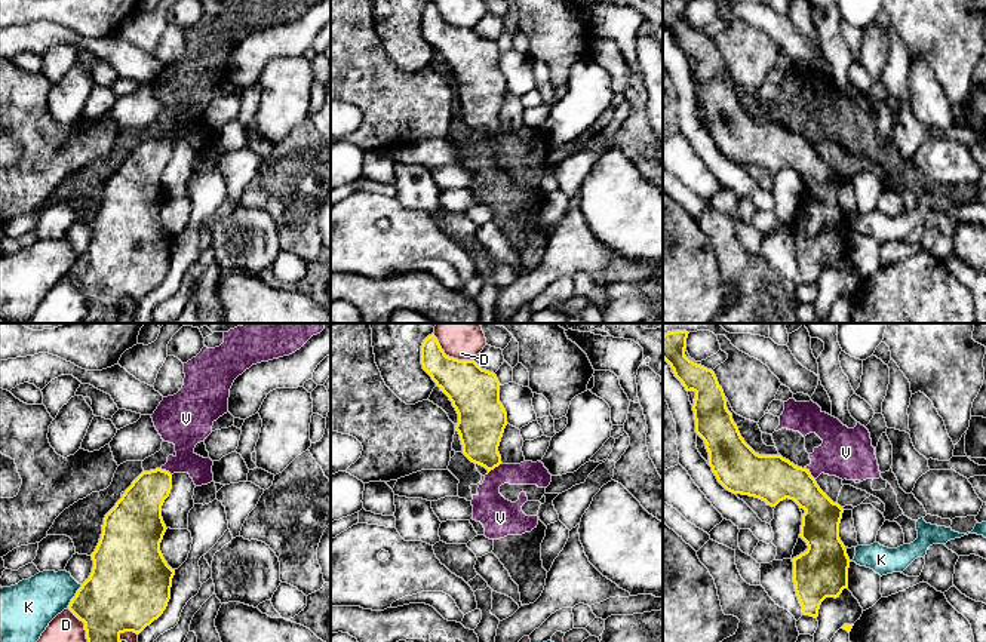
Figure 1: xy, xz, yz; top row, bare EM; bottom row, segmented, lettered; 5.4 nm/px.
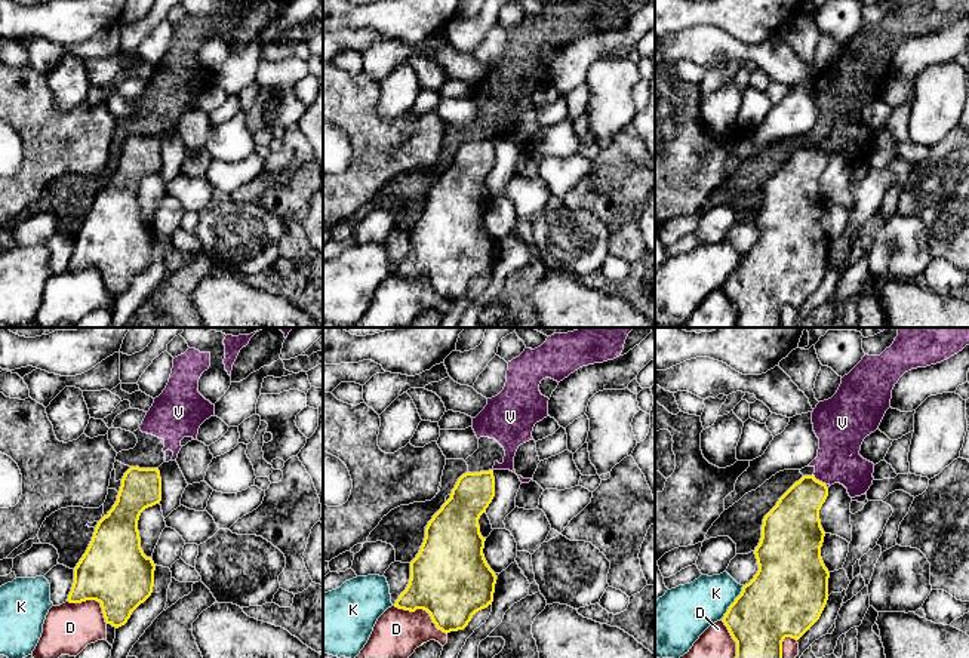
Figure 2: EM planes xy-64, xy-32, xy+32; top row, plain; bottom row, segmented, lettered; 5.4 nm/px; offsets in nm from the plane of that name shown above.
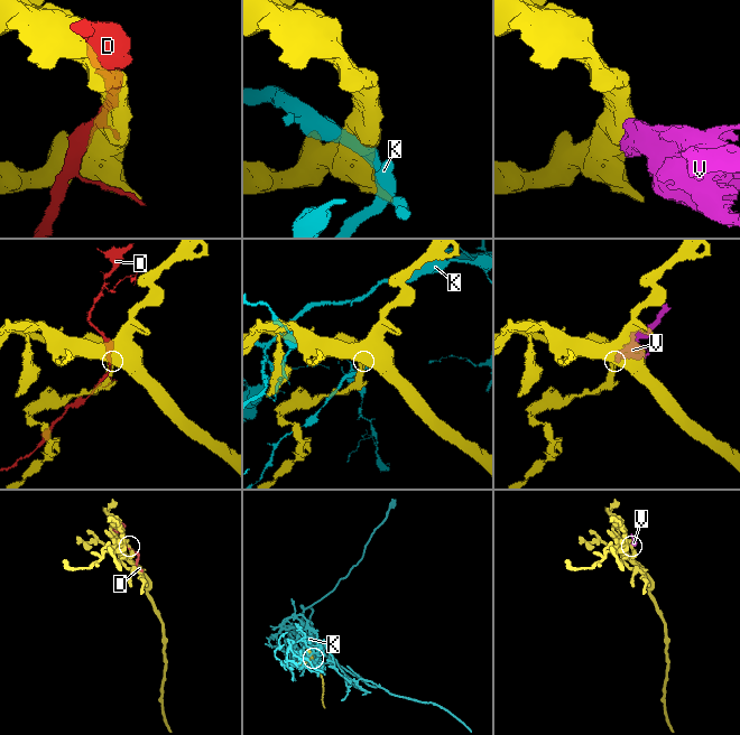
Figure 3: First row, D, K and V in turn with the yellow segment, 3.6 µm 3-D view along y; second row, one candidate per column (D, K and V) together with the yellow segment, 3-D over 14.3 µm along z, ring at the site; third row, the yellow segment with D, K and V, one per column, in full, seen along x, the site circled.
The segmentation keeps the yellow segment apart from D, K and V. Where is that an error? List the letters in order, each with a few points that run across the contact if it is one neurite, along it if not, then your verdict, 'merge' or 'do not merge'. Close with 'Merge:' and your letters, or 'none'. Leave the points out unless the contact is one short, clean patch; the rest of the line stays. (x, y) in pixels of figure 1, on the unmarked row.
D: do not merge
K: do not merge
V: line xz (501, 131), (487, 143); do not merge
Merge: none

